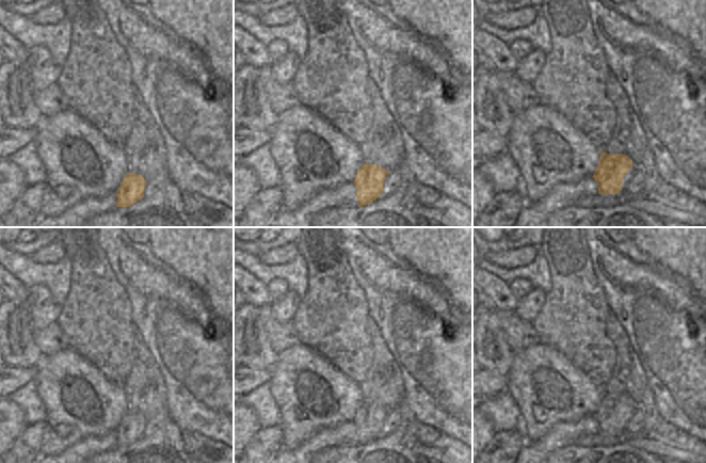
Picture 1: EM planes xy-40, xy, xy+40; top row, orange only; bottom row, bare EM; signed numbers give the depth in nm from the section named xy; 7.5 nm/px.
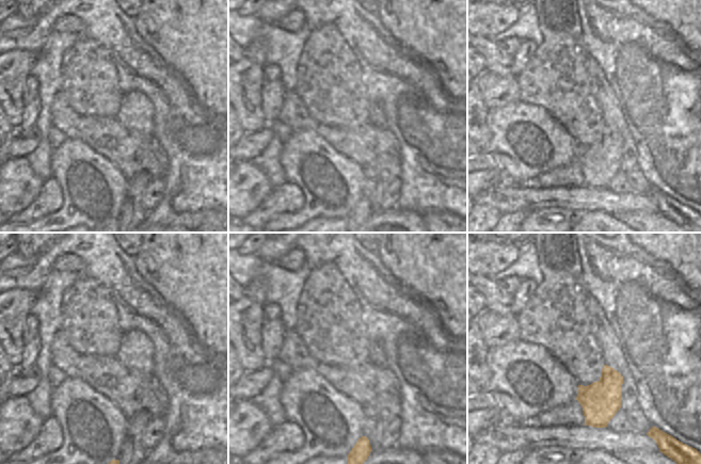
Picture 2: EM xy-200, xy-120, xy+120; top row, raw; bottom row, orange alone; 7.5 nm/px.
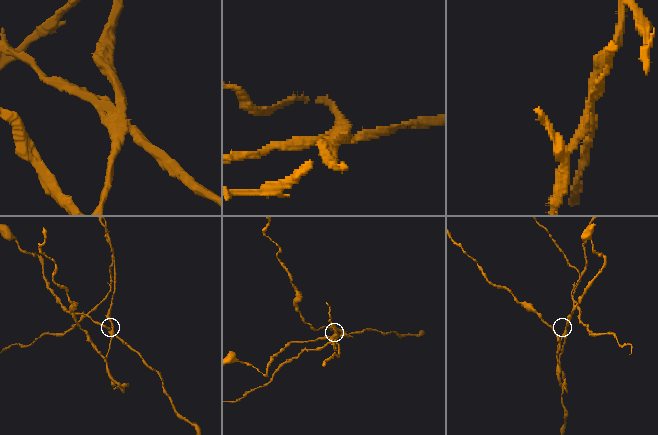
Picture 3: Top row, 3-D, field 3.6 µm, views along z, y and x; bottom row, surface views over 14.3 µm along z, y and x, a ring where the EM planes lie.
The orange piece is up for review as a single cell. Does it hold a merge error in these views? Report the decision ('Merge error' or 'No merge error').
Merge error

